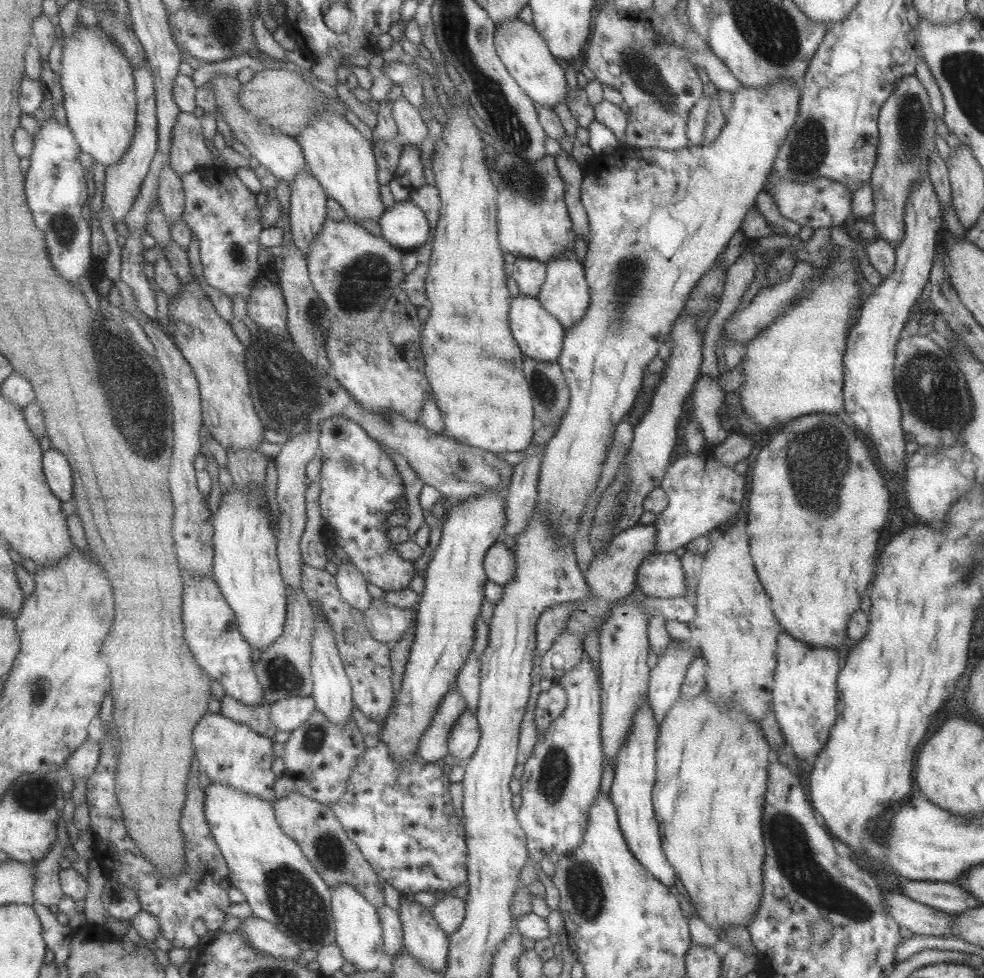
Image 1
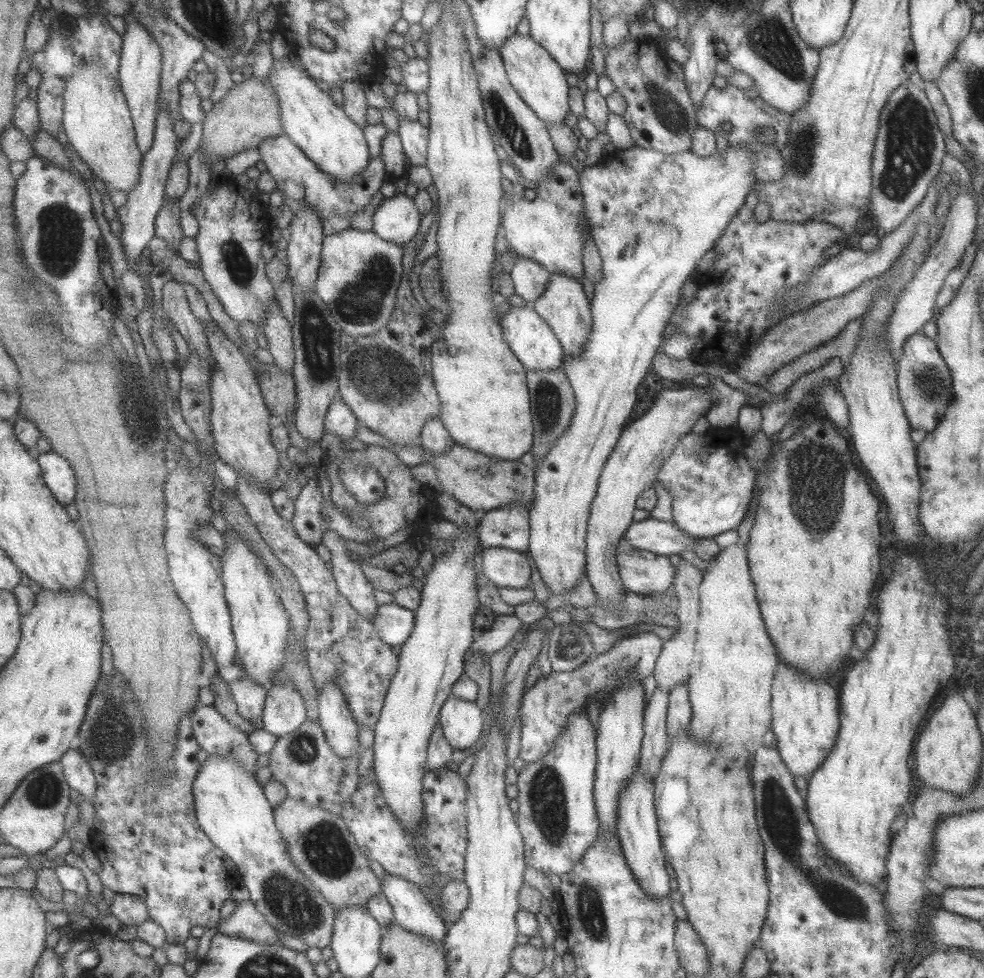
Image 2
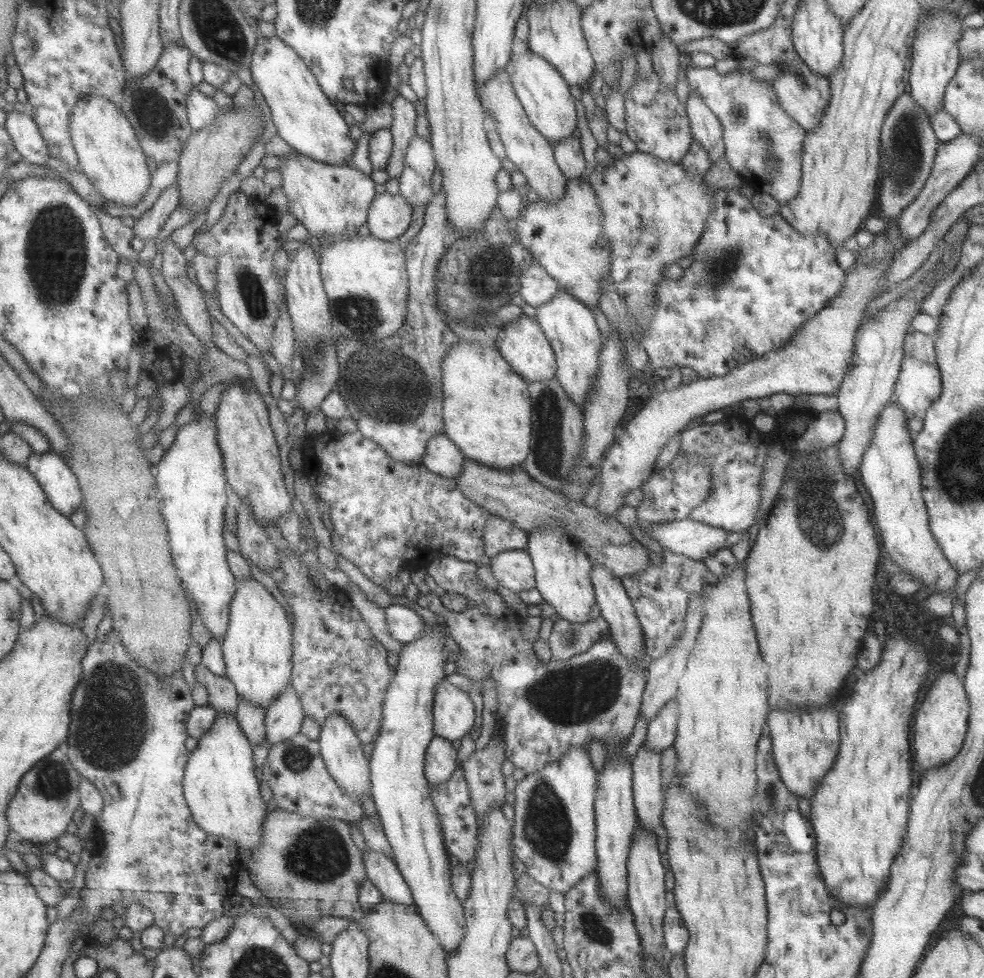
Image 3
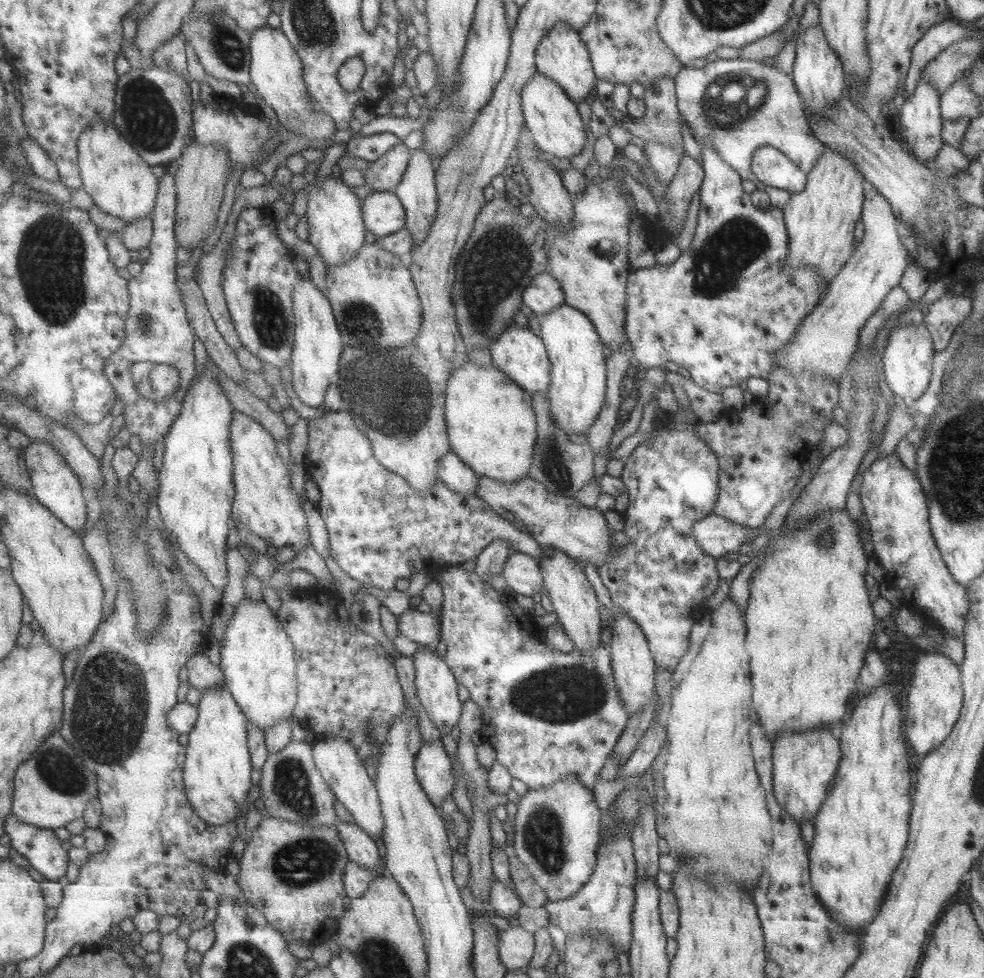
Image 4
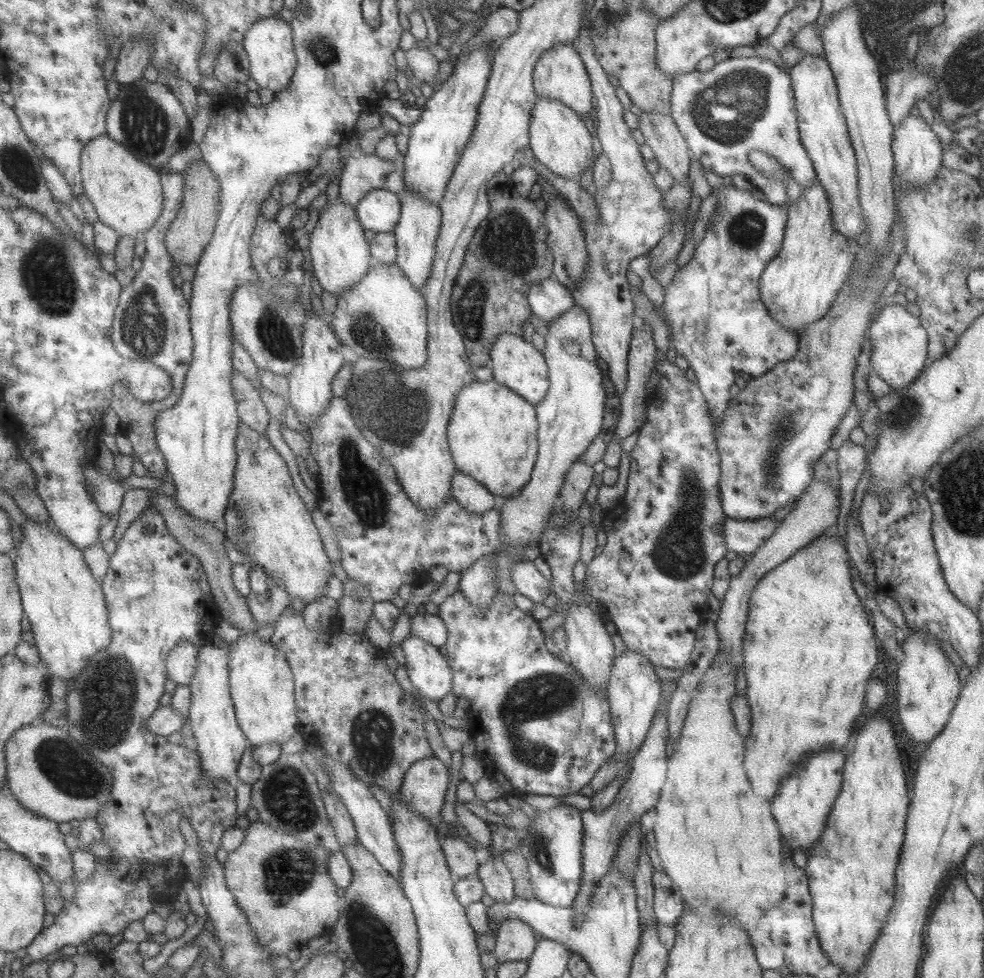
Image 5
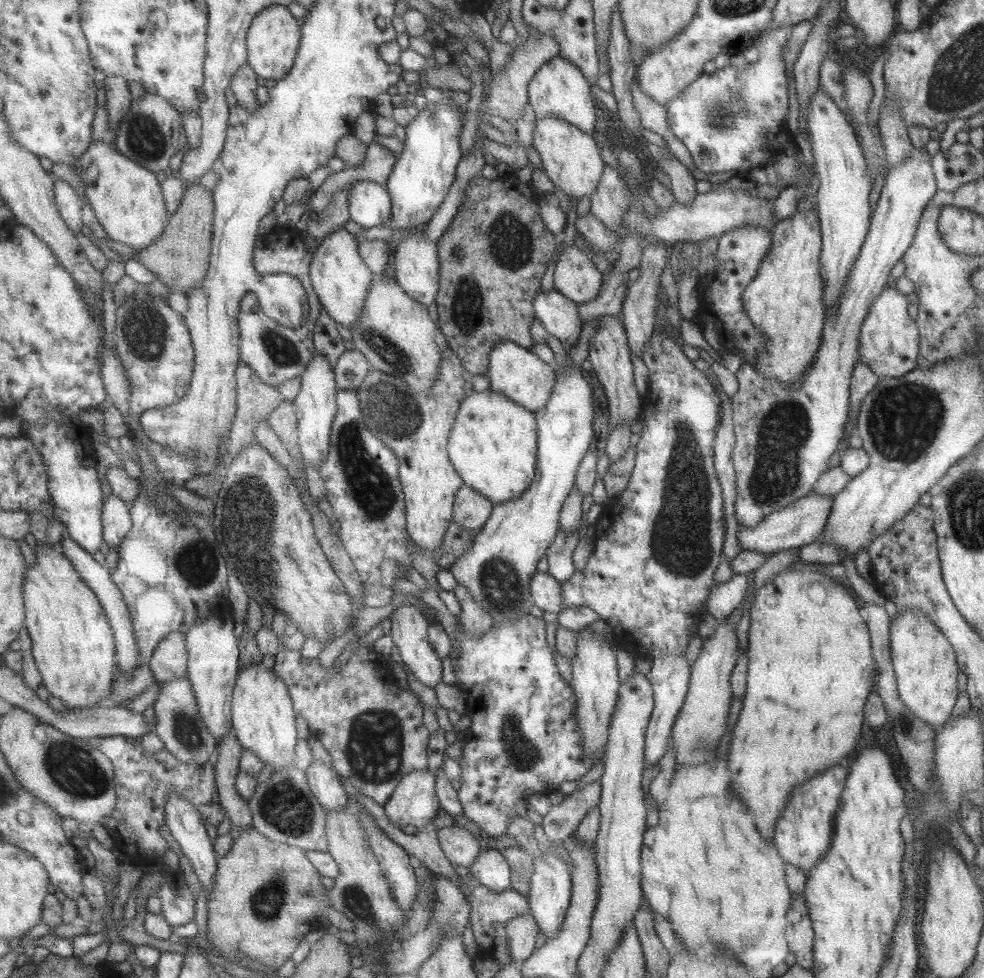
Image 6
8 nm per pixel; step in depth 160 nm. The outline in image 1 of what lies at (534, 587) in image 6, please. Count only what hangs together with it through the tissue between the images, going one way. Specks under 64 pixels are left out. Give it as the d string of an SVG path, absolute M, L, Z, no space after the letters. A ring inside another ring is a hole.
M497 540L487 549L482 565L486 579L503 587L515 574L514 552Z

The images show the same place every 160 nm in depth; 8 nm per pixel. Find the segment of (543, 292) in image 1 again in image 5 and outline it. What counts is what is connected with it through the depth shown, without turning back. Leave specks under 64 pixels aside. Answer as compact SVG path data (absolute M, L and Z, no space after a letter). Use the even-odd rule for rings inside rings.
M579 306L569 308L553 323L547 324L542 356L548 369L547 395L535 405L538 424L538 452L530 479L519 492L503 501L500 508L498 534L504 546L516 548L518 544L538 543L542 531L548 526L548 518L554 512L566 472L587 451L589 444L601 430L603 418L602 375L597 368L597 353L591 343L591 326L585 310Z

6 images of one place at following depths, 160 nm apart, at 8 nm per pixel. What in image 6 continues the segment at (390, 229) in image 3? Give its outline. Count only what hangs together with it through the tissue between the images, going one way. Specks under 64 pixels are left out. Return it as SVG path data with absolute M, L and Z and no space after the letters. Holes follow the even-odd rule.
M359 179L348 192L351 219L365 228L383 226L392 220L392 194L387 185Z

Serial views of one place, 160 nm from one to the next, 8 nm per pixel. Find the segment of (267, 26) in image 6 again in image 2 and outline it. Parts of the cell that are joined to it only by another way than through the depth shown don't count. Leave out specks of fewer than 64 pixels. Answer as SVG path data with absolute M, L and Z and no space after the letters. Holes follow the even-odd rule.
M291 58L274 60L270 76L272 87L281 102L281 118L284 132L293 139L318 166L337 181L352 181L368 168L372 161L368 138L364 127L357 126L347 115L343 106L339 106L329 92L319 88L317 81L306 71L301 70Z

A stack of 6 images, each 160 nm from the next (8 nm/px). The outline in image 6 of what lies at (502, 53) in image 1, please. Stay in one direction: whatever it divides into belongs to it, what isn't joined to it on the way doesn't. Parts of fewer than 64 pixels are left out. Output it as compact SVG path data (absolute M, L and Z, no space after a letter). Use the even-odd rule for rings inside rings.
M537 118L531 145L538 152L549 180L563 194L578 201L596 190L605 164L591 134L581 132L562 118Z

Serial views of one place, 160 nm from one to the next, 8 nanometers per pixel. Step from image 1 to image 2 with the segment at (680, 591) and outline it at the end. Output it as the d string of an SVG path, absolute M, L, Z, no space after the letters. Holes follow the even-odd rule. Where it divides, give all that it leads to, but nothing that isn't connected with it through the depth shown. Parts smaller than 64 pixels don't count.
M624 534L618 540L615 547L615 562L617 565L618 575L621 579L622 586L626 591L635 592L641 596L645 594L657 594L665 592L673 587L673 577L675 571L669 563L668 556L653 554L649 551L634 549L625 539Z

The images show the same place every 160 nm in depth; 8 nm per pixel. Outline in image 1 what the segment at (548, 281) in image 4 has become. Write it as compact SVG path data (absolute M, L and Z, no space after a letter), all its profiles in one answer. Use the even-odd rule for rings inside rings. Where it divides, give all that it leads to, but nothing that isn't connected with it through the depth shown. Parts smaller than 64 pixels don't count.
M516 257L511 275L518 286L519 294L537 296L546 277L546 266L533 258Z

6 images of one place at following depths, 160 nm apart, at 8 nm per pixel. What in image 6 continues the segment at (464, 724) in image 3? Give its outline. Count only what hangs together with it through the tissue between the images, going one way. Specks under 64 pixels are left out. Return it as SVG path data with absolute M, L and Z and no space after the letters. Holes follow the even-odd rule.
M405 604L397 607L390 615L391 637L399 650L403 660L403 665L411 670L413 676L426 686L432 688L433 685L441 682L441 657L435 653L432 643L428 641L429 622L421 614L418 605Z

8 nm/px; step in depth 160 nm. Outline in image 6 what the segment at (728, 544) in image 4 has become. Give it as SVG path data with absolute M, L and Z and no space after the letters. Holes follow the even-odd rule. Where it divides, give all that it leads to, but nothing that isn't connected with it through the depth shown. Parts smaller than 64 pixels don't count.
M810 491L805 496L798 498L795 502L784 506L777 512L772 512L769 516L761 519L761 522L753 528L740 526L738 530L738 541L741 543L742 550L754 550L758 553L773 555L774 552L798 548L804 544L814 542L822 533L826 525L832 505L830 496L823 496Z

